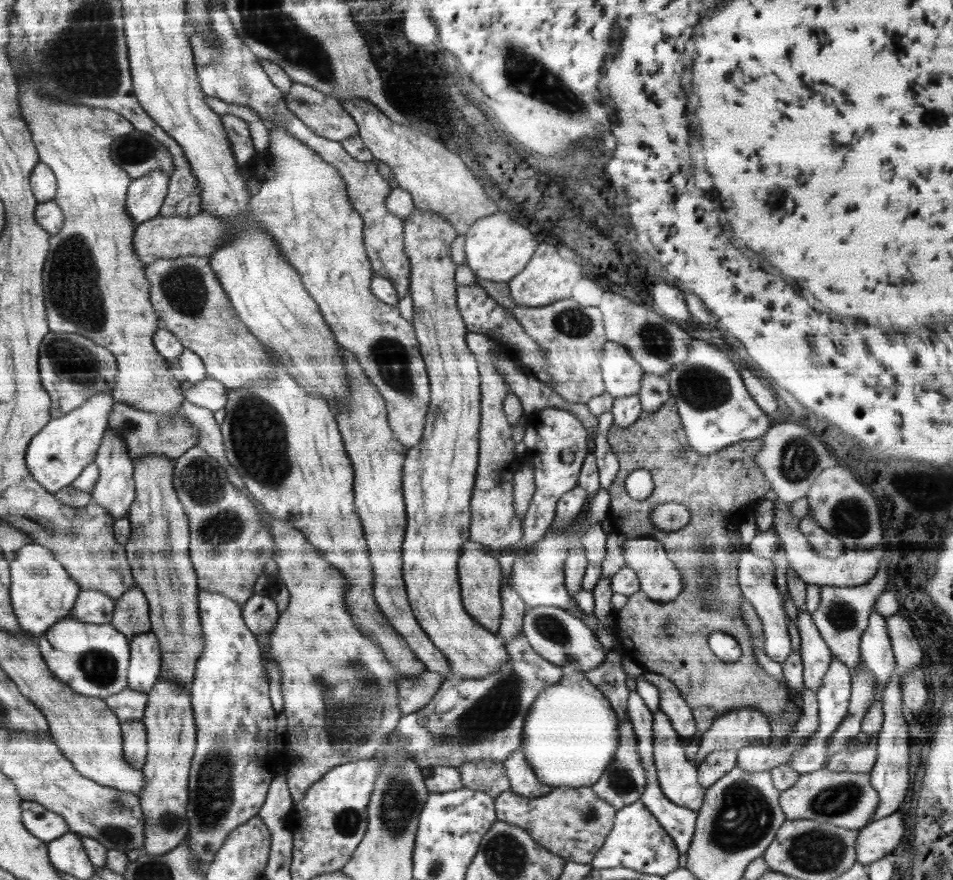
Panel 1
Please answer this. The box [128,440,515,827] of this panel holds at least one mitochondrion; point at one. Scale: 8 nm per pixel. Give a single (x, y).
(357, 703)

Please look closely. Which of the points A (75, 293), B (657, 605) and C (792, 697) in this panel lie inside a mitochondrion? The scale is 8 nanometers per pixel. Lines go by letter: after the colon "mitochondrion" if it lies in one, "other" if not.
A: mitochondrion
B: other
C: other

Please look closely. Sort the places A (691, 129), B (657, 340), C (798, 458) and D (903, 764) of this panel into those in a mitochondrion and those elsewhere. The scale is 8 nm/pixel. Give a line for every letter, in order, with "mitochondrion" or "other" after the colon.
A: other
B: mitochondrion
C: mitochondrion
D: other

